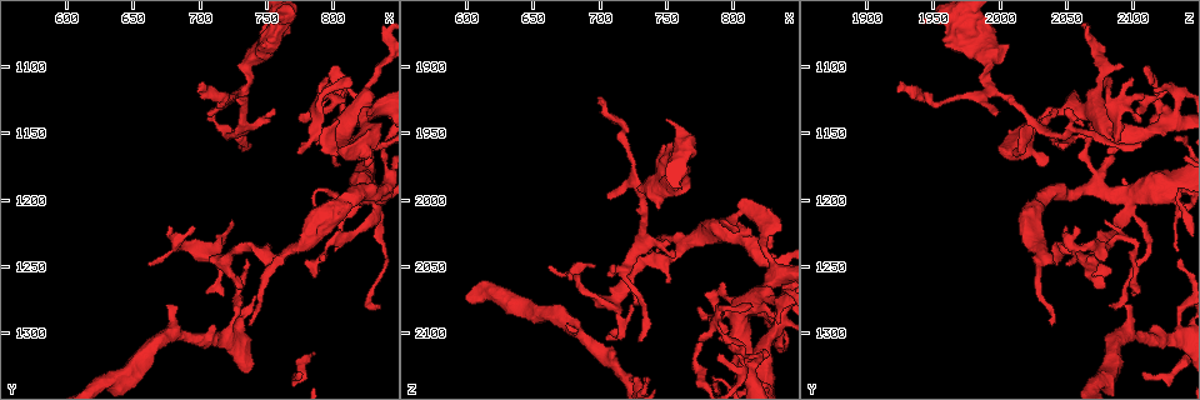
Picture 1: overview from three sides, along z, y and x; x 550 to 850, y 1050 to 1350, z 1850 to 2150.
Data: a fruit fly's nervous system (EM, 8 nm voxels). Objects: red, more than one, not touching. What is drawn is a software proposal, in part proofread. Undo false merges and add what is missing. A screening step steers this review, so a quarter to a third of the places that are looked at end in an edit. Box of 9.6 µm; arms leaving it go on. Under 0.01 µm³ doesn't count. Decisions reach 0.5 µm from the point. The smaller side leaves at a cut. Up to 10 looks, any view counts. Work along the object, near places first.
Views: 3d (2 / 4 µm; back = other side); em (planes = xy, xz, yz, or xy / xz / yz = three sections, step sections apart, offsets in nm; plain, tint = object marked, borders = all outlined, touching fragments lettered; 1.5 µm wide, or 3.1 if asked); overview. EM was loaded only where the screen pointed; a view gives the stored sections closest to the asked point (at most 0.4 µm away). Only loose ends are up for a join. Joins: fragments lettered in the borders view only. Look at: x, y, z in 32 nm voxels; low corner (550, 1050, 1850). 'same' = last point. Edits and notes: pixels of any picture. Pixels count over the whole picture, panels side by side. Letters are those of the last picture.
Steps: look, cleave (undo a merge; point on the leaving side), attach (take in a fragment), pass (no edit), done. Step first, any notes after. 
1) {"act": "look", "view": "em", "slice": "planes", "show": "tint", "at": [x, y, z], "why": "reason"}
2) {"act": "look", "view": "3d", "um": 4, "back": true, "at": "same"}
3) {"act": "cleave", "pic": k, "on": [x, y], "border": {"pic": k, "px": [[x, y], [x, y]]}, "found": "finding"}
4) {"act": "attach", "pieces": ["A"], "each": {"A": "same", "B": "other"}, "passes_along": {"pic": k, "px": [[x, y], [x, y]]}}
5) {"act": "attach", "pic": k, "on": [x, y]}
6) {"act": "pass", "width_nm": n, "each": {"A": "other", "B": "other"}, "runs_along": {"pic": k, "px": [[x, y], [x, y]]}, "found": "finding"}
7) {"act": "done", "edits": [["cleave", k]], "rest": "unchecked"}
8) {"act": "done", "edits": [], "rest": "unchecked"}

{"act": "look", "view": "em", "slice": "planes", "show": "borders", "at": [736, 1246, 2136], "why": "branch stops here"}

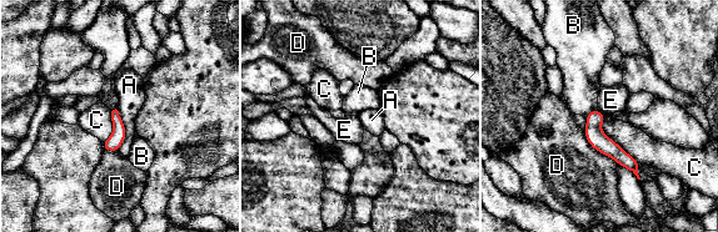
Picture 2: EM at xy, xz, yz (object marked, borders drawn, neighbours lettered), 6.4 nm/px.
{"act": "pass", "longest_contact_nm": ["C", 380], "each": {"A": "other", "B": "other", "C": "other", "D": "other", "E": "other"}, "found": "no lettered fragment goes on from it"}

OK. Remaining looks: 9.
{"act": "look", "view": "3d", "um": 4, "at": [784, 1256, 2082], "why": "end of a long branch"}

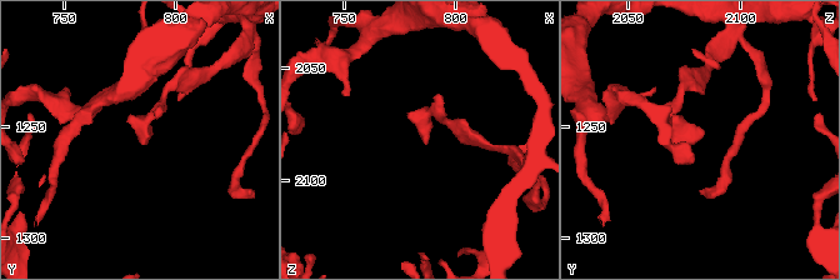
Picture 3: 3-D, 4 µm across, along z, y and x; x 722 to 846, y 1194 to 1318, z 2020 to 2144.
{"act": "look", "view": "em", "slice": "planes", "show": "borders", "at": [784, 1256, 2082], "why": "shape alone is not enough"}

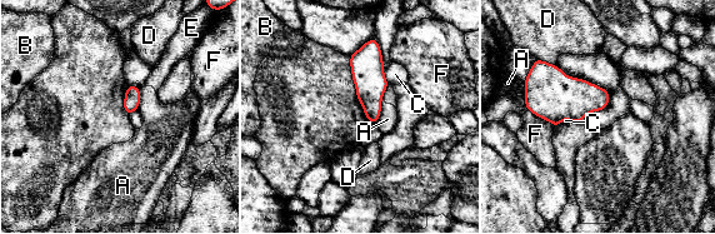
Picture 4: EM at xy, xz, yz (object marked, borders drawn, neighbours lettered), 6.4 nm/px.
{"act": "pass", "width_nm": 110, "each": {"A": "other", "B": "other", "C": "other", "D": "other", "E": "other", "F": "other"}, "border": {"pic": 4, "px": [[383, 96], [380, 115], [375, 123]]}, "found": "none of them fits"}

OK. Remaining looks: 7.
{"act": "look", "view": "3d", "um": 4, "at": [744, 1084, 2008], "why": "an open end"}

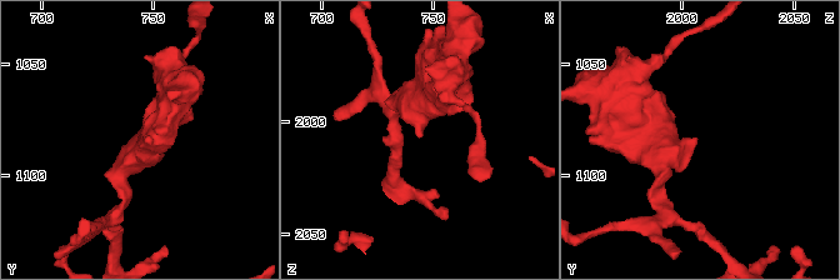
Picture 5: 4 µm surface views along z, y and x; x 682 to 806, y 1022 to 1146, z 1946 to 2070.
{"act": "look", "view": "em", "slice": "planes", "show": "borders", "at": [744, 1083, 2007]}

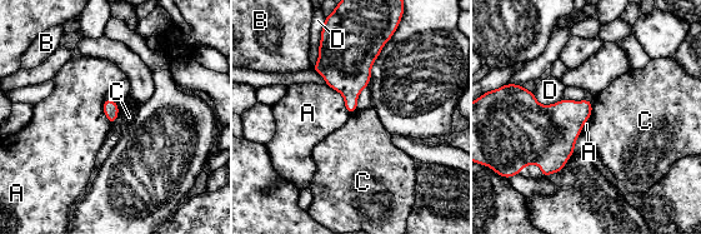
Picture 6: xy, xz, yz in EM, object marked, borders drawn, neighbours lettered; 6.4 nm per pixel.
{"act": "pass", "each": {"A": "other", "B": "other", "C": "other", "D": "other"}, "border": {"pic": 6, "px": [[592, 101], [590, 115]]}, "found": "no lettered fragment goes on from it"}

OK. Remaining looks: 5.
{"act": "look", "view": "3d", "um": 2, "at": [678, 1220, 2060], "why": "branch stops here"}

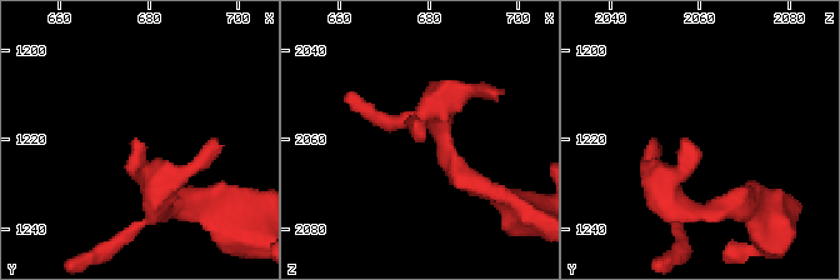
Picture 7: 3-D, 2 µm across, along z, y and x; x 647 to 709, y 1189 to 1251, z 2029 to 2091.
{"act": "look", "view": "em", "slice": "planes", "show": "tint", "at": [677, 1220, 2058]}

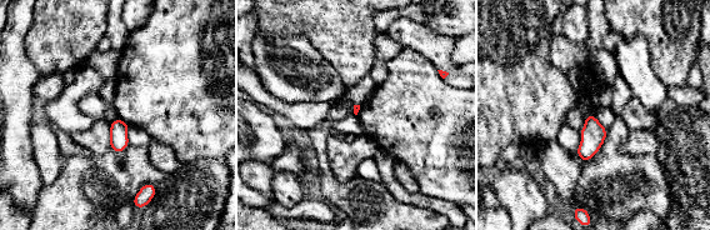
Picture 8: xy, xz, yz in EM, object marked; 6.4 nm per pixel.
{"act": "look", "view": "em", "slice": "planes", "show": "borders", "at": "same"}

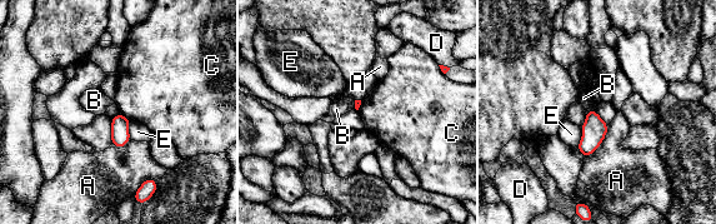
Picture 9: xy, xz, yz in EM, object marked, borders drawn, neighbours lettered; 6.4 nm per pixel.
{"act": "pass", "longest_contact_nm": ["A", 280], "each": {"A": "other", "B": "other", "C": "other", "D": "other", "E": "other"}, "found": "no lettered fragment goes on from it"}

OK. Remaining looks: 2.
{"act": "done", "edits": [], "rest": "unchecked"}

